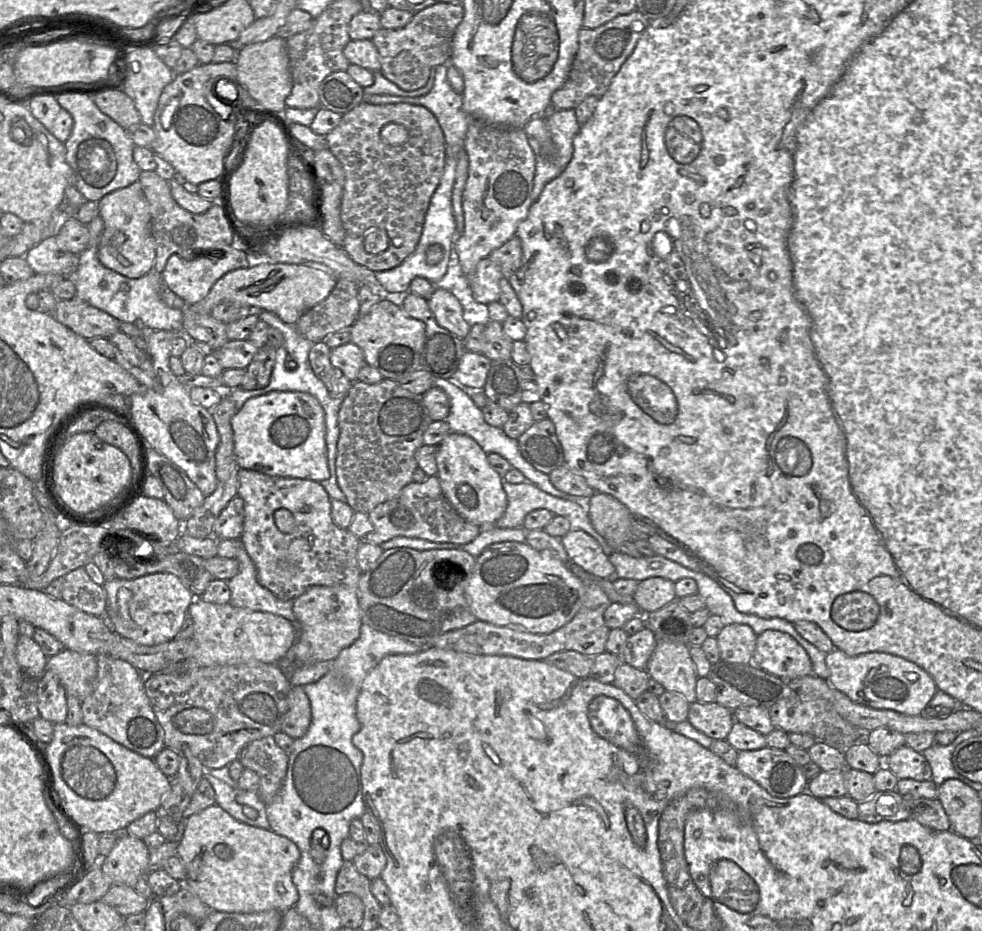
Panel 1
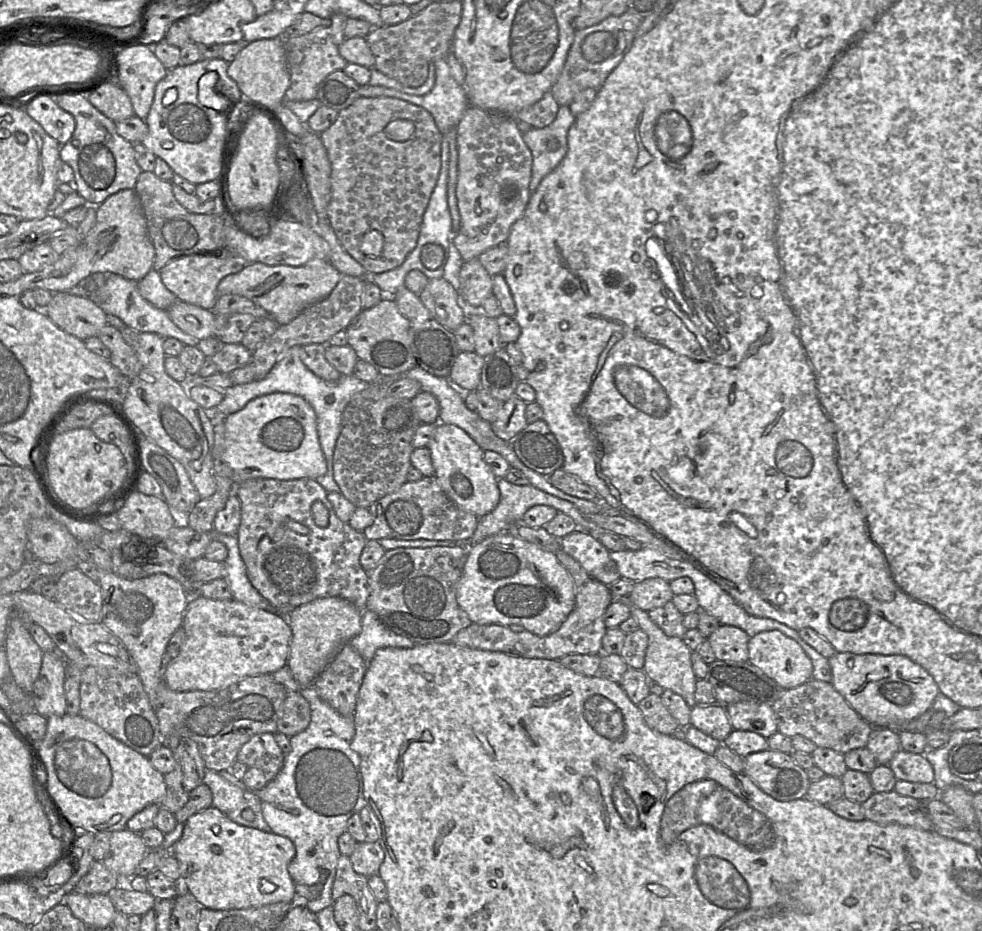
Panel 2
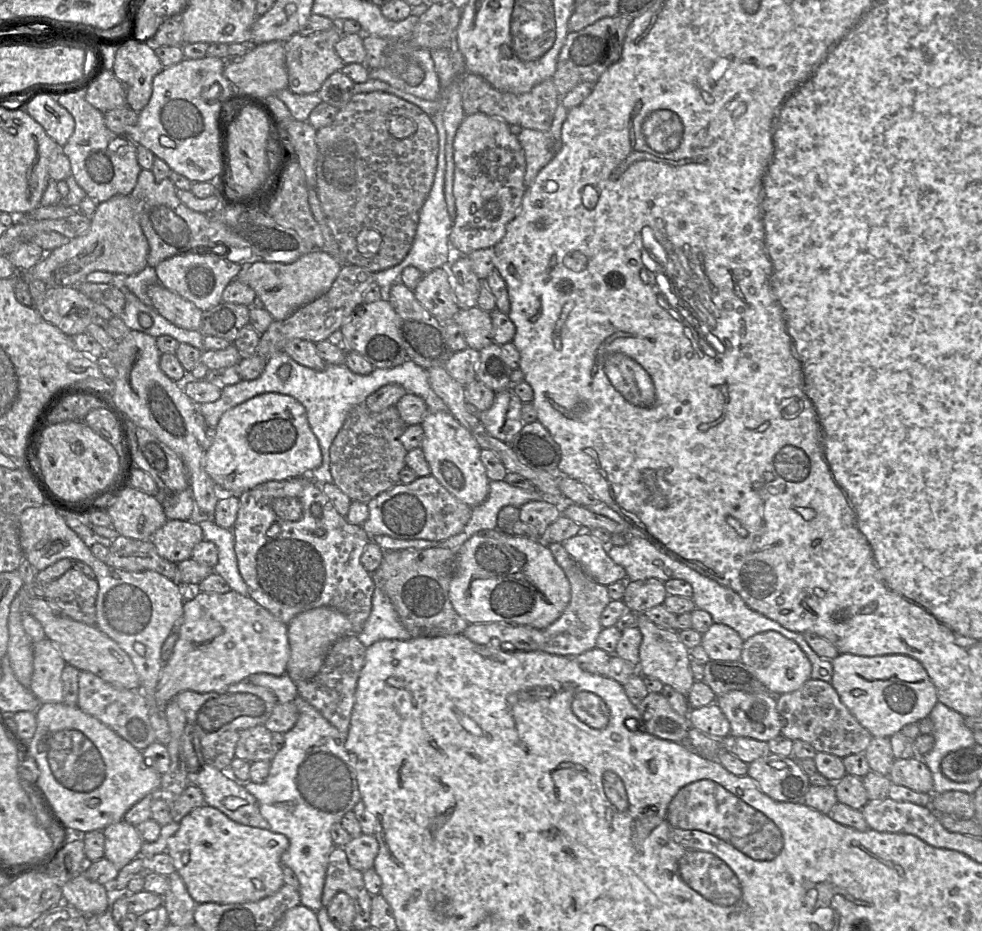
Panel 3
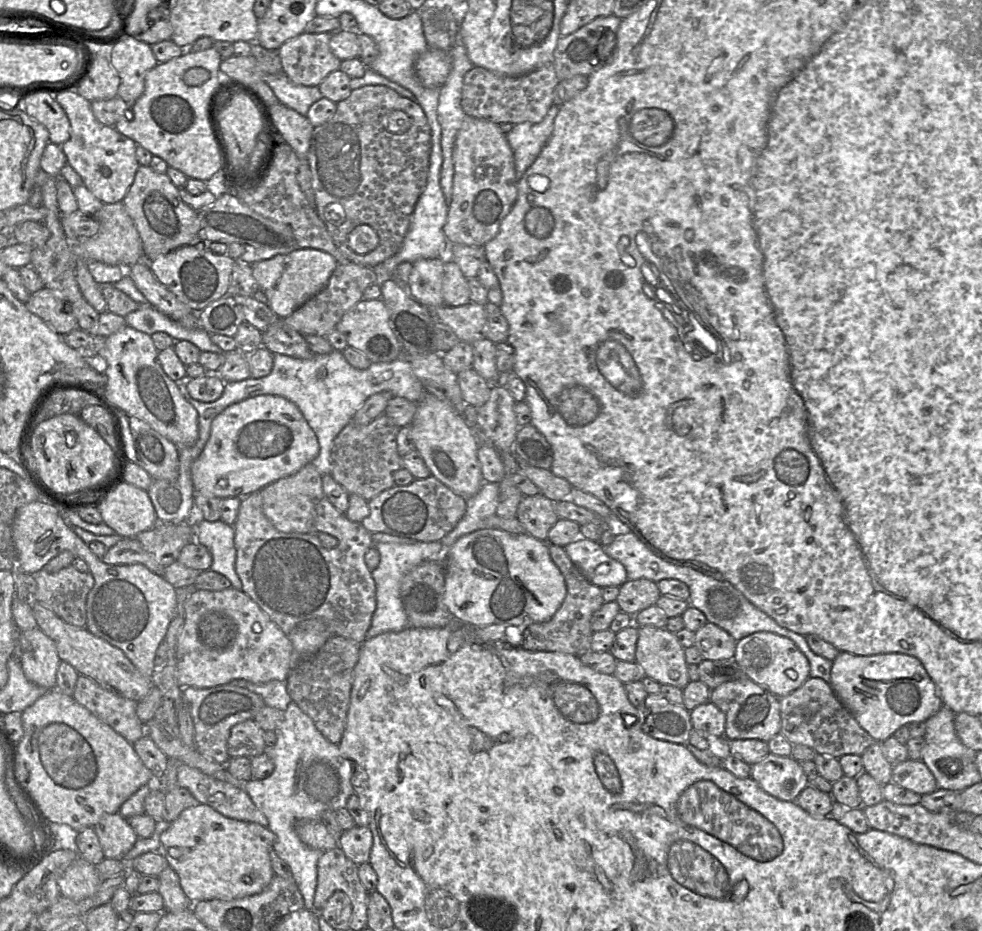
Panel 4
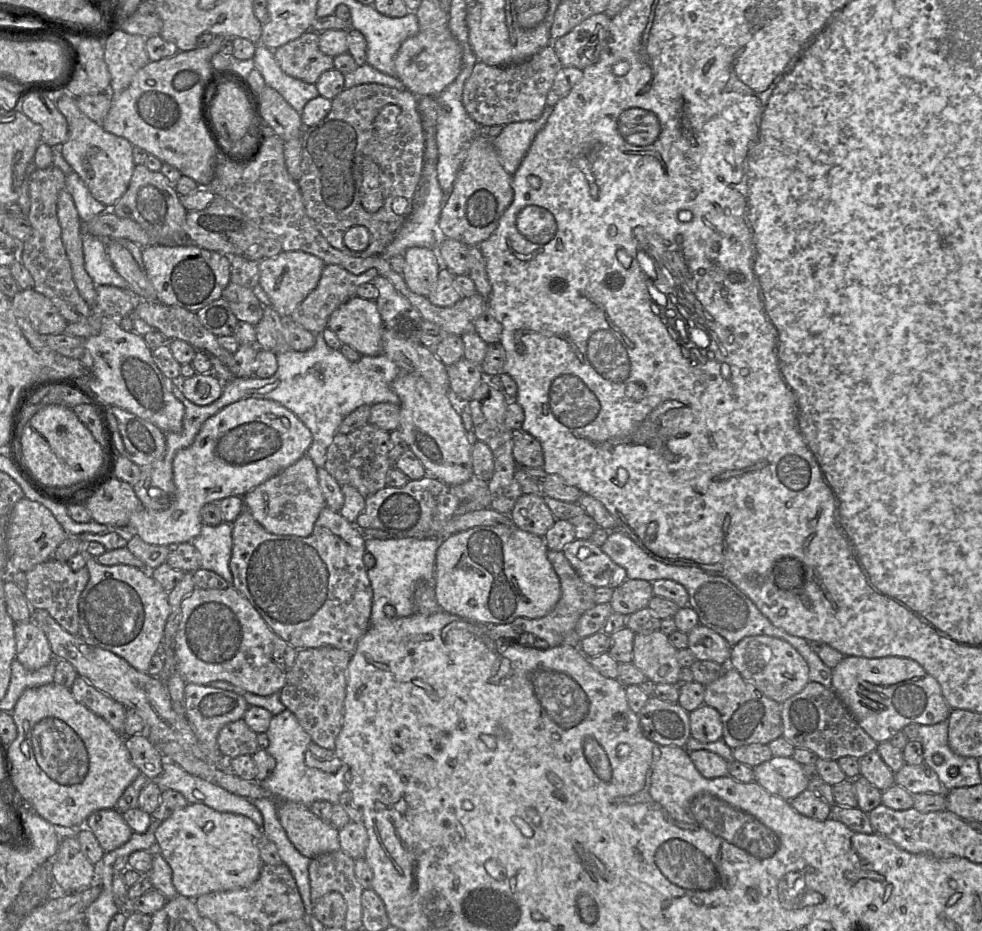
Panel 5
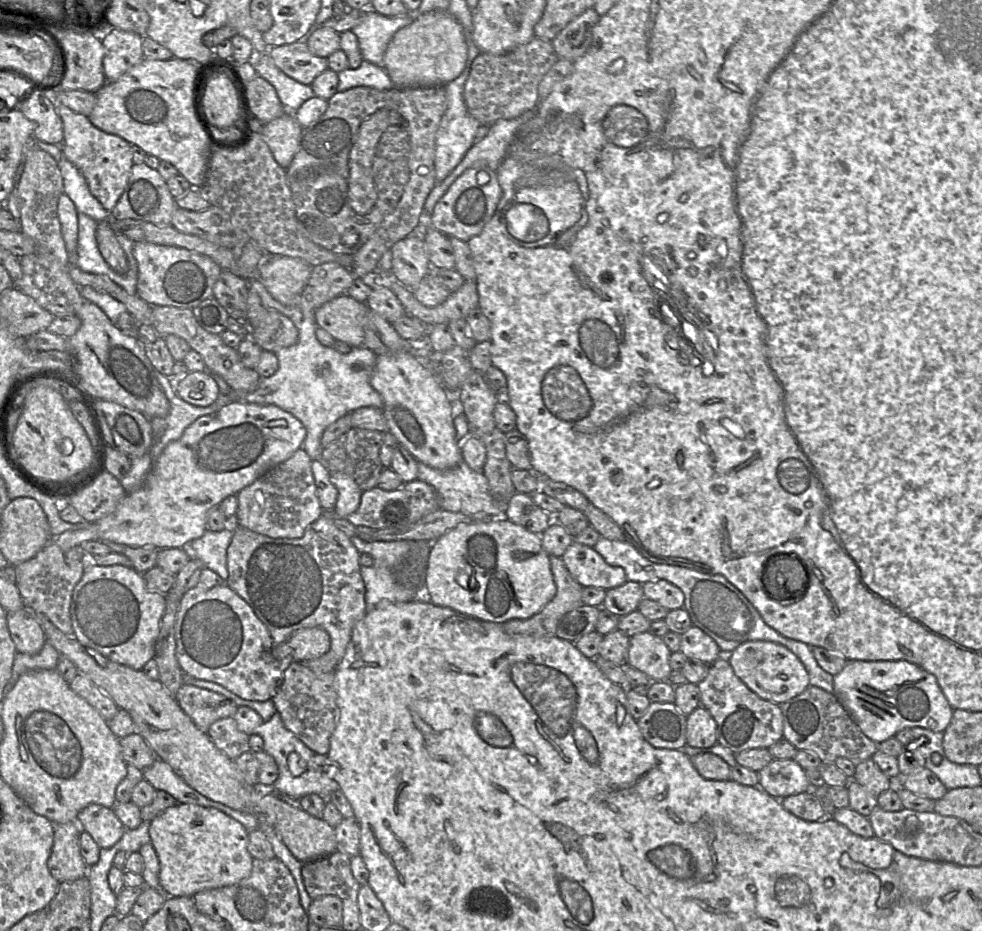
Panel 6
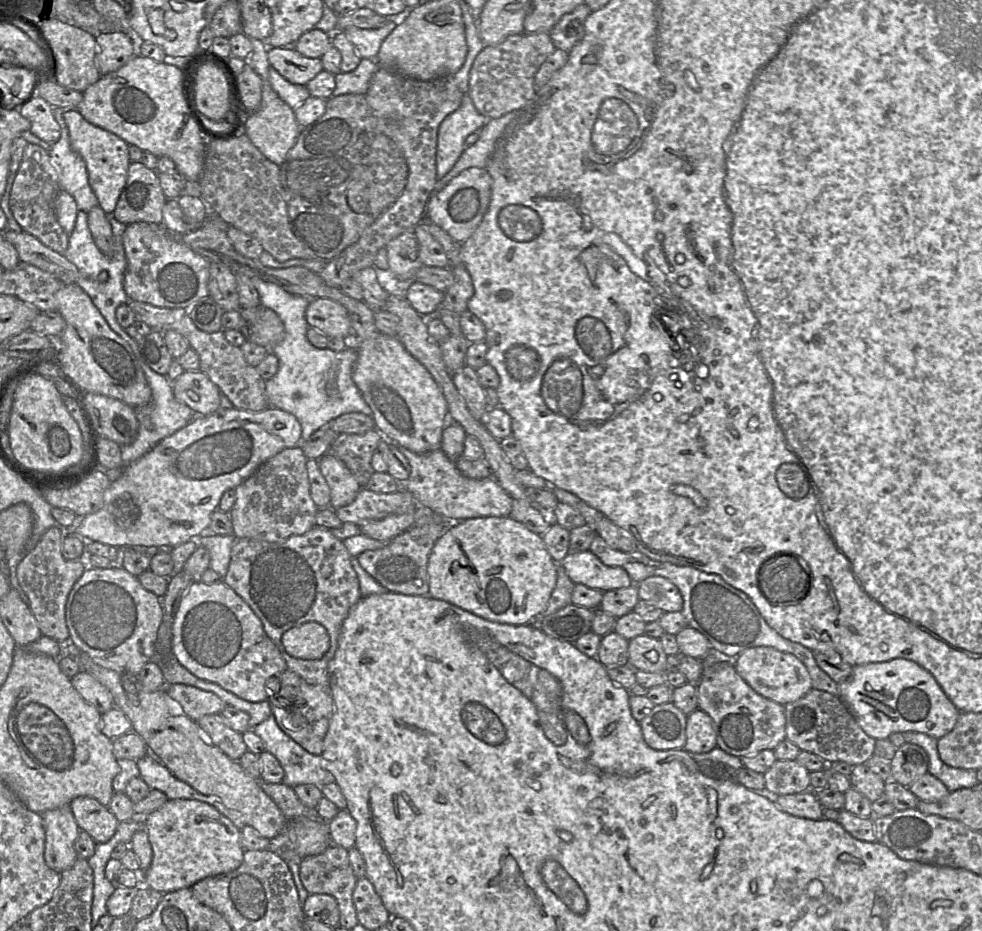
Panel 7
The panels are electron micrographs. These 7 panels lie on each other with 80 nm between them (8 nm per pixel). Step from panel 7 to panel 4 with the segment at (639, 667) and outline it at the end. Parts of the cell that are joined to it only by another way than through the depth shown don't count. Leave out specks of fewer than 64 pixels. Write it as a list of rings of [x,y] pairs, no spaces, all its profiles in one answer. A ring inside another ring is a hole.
[[[639,626],[638,632],[635,662],[645,675],[659,684],[685,688],[691,680],[687,671],[685,648],[675,633],[654,626]]]

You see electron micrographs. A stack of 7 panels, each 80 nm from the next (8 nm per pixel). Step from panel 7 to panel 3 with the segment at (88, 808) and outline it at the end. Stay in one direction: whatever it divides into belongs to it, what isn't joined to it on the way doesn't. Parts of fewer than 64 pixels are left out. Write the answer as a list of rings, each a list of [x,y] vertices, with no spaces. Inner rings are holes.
[[[122,820],[107,826],[102,832],[105,837],[104,858],[115,864],[118,869],[139,856],[144,840],[135,826]]]

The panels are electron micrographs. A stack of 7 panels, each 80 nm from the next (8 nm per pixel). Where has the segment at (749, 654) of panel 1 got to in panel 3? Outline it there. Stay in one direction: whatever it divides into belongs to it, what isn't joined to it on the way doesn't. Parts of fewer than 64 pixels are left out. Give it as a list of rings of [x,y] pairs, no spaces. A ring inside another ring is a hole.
[[[713,623],[702,635],[701,646],[711,660],[740,661],[744,640],[729,626]]]

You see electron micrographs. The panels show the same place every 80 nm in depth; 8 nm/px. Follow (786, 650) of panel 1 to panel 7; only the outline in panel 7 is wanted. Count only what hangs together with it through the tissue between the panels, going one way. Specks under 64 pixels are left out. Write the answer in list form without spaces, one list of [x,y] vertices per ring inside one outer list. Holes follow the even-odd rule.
[[[751,647],[733,659],[737,673],[758,694],[781,705],[794,702],[812,689],[809,672],[795,655],[771,647]]]

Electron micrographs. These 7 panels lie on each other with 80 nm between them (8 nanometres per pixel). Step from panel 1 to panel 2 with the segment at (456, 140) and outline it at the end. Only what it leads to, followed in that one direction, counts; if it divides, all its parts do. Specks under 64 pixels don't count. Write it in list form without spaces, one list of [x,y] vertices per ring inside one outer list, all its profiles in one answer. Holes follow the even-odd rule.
[[[446,58],[434,62],[436,81],[432,90],[424,96],[410,95],[384,86],[364,85],[359,88],[359,95],[363,97],[393,97],[398,98],[426,109],[434,118],[439,131],[445,135],[452,128],[457,128],[469,105],[464,85],[459,85],[450,72]]]

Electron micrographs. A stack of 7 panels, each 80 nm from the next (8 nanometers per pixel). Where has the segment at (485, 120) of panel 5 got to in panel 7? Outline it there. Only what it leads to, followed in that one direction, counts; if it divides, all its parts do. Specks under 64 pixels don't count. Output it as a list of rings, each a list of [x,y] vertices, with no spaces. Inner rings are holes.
[[[545,32],[511,35],[501,43],[485,45],[476,56],[469,77],[469,96],[476,109],[489,119],[522,109],[535,97],[535,74],[555,49]]]

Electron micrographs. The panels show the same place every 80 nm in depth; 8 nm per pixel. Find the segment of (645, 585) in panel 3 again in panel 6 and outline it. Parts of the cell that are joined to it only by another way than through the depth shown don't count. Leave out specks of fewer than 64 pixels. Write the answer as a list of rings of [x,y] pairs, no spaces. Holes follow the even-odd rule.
[[[627,580],[624,584],[606,591],[601,608],[623,617],[637,610],[643,598],[643,584]]]

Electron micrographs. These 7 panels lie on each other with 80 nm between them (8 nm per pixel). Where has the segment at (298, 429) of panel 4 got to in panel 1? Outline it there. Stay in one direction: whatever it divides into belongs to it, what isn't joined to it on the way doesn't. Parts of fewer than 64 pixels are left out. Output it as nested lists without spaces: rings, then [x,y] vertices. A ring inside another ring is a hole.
[[[272,391],[248,399],[231,418],[234,456],[240,469],[268,476],[327,480],[330,471],[325,442],[325,413],[318,400],[308,393]]]

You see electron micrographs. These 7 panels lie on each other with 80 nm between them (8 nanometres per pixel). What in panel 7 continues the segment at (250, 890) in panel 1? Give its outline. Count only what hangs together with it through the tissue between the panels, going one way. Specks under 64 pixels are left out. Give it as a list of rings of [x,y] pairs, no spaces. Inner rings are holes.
[[[169,799],[145,821],[152,847],[150,867],[141,872],[141,885],[161,893],[192,888],[198,881],[230,873],[243,862],[241,830],[213,806],[189,799]]]

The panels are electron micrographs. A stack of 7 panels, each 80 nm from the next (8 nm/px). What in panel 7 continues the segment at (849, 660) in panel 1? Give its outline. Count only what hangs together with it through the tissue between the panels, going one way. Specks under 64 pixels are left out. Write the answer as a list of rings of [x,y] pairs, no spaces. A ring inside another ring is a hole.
[[[894,658],[852,667],[852,672],[840,686],[839,697],[847,706],[862,730],[875,740],[888,739],[891,734],[919,732],[939,739],[949,733],[957,723],[960,711],[951,702],[933,675],[916,662]]]

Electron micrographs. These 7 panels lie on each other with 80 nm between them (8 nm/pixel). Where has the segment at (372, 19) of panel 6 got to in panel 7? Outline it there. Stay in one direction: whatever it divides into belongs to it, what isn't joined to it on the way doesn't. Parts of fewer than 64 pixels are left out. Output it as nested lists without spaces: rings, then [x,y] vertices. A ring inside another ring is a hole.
[[[387,19],[386,23],[377,29],[350,27],[344,32],[361,59],[376,60],[381,44],[396,27],[392,20]]]

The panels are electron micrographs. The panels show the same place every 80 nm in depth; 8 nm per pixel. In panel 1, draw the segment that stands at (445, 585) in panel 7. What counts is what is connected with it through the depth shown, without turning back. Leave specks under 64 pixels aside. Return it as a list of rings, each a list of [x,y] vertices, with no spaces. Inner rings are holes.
[[[506,541],[499,542],[487,547],[478,557],[476,557],[475,566],[469,577],[468,584],[465,589],[465,599],[476,618],[498,626],[512,628],[522,632],[530,632],[535,634],[549,634],[568,623],[580,609],[585,595],[585,587],[581,579],[572,573],[568,564],[554,558],[545,552],[537,551],[526,542]]]

